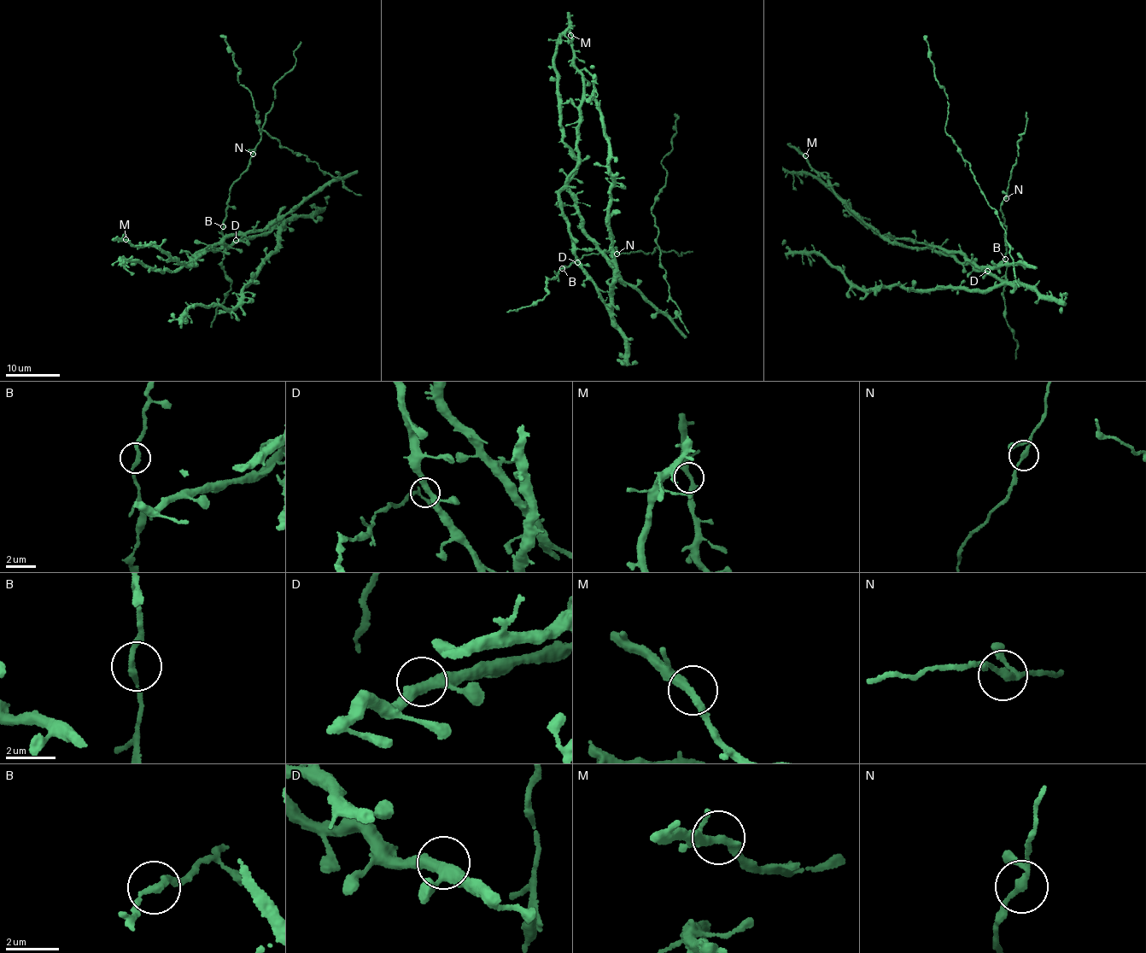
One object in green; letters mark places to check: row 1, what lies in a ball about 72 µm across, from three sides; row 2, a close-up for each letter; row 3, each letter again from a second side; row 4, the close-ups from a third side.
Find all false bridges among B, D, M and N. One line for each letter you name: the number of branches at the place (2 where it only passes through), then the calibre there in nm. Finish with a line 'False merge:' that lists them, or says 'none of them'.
False merge: none of them

